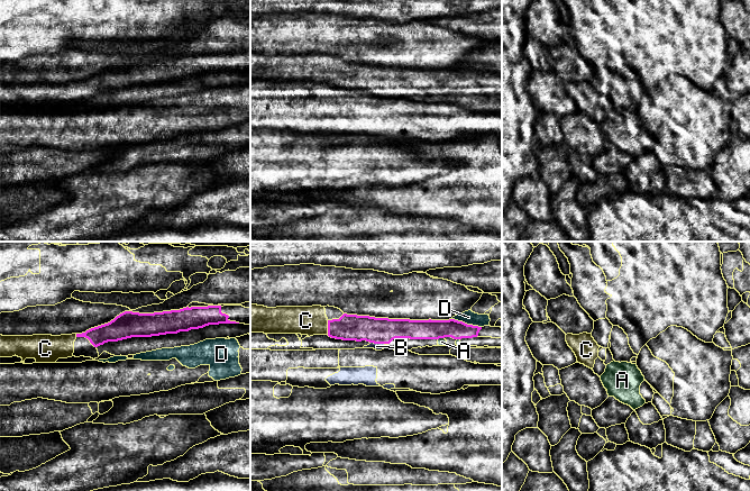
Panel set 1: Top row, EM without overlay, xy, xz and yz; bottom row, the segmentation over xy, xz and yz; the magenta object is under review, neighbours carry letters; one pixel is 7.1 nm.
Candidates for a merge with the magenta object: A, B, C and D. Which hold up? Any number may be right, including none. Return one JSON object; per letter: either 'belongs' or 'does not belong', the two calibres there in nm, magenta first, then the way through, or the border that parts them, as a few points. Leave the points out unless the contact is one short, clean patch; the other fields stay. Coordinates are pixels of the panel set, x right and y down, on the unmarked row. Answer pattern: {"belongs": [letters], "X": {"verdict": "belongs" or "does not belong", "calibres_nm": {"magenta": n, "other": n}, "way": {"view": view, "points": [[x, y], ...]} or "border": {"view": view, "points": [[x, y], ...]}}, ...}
{"belongs": ["C"], "A": {"verdict": "does not belong", "calibres_nm": {"magenta": 140, "other": 60}, "border": {"view": "xz", "points": [[444, 85], [438, 88]]}}, "B": {"verdict": "does not belong", "calibres_nm": {"magenta": 190, "other": 50}, "border": {"view": "xz", "points": [[371, 90], [384, 92]]}}, "C": {"verdict": "belongs", "calibres_nm": {"magenta": 190, "other": 200}, "way": {"view": "xz", "points": [[348, 75], [328, 75], [305, 69]]}}, "D": {"verdict": "does not belong", "calibres_nm": {"magenta": 140, "other": 100}}}

